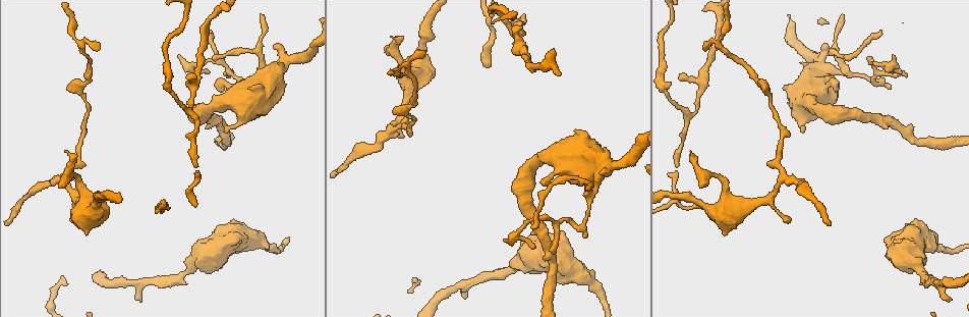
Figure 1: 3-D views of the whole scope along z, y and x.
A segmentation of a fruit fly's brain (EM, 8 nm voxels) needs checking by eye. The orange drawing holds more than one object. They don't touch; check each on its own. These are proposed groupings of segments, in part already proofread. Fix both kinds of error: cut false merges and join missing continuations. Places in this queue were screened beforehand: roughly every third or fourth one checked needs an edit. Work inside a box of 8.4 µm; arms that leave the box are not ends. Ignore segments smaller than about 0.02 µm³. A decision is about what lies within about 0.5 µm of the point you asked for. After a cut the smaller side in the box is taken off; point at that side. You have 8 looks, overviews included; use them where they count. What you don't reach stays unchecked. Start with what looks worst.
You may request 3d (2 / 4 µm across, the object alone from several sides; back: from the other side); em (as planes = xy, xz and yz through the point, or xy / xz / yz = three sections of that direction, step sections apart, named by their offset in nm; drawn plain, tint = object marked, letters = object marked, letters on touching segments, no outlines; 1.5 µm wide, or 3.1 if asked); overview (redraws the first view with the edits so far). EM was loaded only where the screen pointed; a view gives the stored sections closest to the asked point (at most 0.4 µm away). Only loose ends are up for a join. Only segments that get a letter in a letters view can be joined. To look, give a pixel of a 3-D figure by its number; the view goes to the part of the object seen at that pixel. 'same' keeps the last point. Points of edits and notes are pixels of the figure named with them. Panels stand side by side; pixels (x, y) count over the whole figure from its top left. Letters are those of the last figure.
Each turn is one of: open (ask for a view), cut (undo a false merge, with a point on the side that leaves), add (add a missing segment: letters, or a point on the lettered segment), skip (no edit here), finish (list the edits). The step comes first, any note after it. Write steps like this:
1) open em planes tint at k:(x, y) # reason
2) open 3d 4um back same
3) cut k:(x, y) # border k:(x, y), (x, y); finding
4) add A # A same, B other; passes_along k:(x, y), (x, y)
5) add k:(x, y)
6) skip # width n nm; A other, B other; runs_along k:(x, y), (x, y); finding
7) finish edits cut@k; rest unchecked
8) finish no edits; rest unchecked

open 3d 2um at 1:(690, 150) # thin end

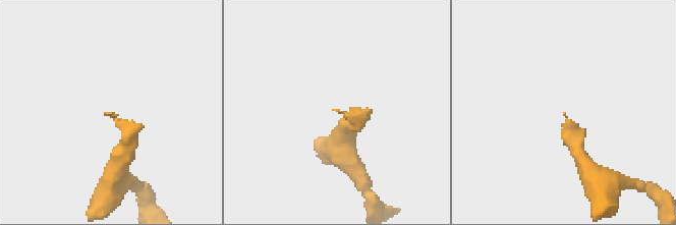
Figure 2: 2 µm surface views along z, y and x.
open em planes letters at 2:(563, 113) # shape alone is not enough

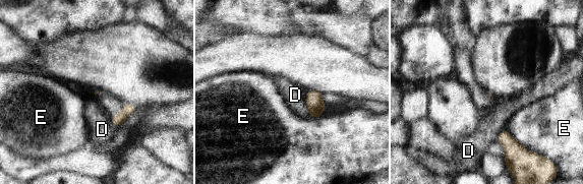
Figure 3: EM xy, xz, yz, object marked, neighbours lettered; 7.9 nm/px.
skip # D other, E other; no lettered segment goes on from it

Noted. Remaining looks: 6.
open em planes plain at 1:(532, 227) # an open end

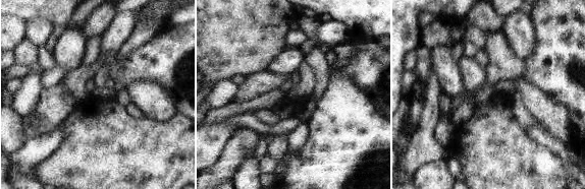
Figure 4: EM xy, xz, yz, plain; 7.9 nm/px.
open em planes letters same # see the neighbours

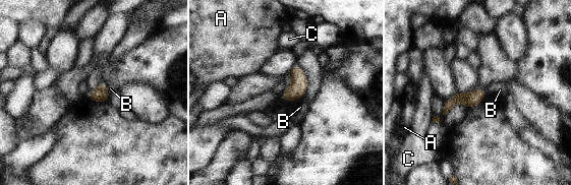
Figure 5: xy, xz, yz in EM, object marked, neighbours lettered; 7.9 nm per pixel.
skip # width 110 nm; A other, B other, C other; none of them fits

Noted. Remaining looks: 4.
open 3d 2um at 1:(522, 28) # free end

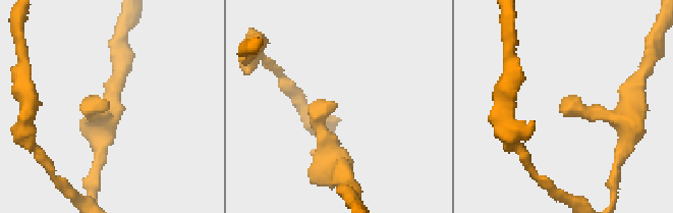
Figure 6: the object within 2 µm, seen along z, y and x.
open em planes letters at 6:(563, 101)

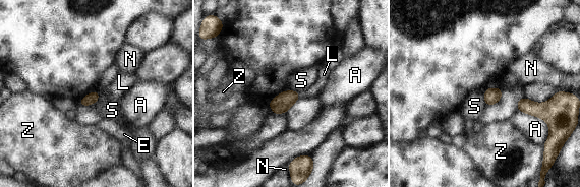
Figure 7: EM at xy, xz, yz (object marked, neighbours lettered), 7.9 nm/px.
add L # A other, E other, L same, N other, S other, Z other; passes_along 7:(282, 103), (299, 95), (324, 74); the neuron continues

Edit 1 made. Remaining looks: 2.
finish edits add@7; rest unchecked

